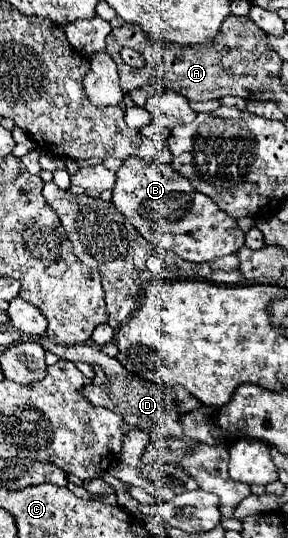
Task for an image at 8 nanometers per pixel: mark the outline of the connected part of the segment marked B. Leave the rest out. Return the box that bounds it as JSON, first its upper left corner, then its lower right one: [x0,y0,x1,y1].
[113,156,245,262]

